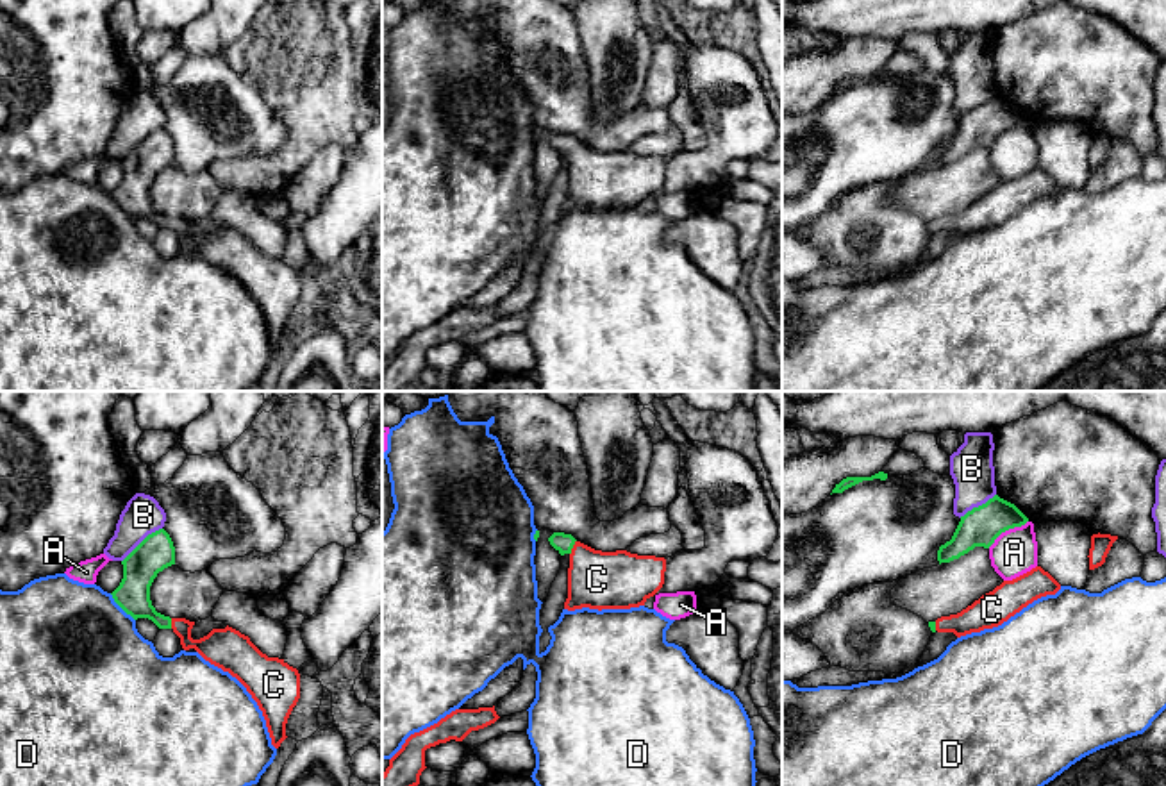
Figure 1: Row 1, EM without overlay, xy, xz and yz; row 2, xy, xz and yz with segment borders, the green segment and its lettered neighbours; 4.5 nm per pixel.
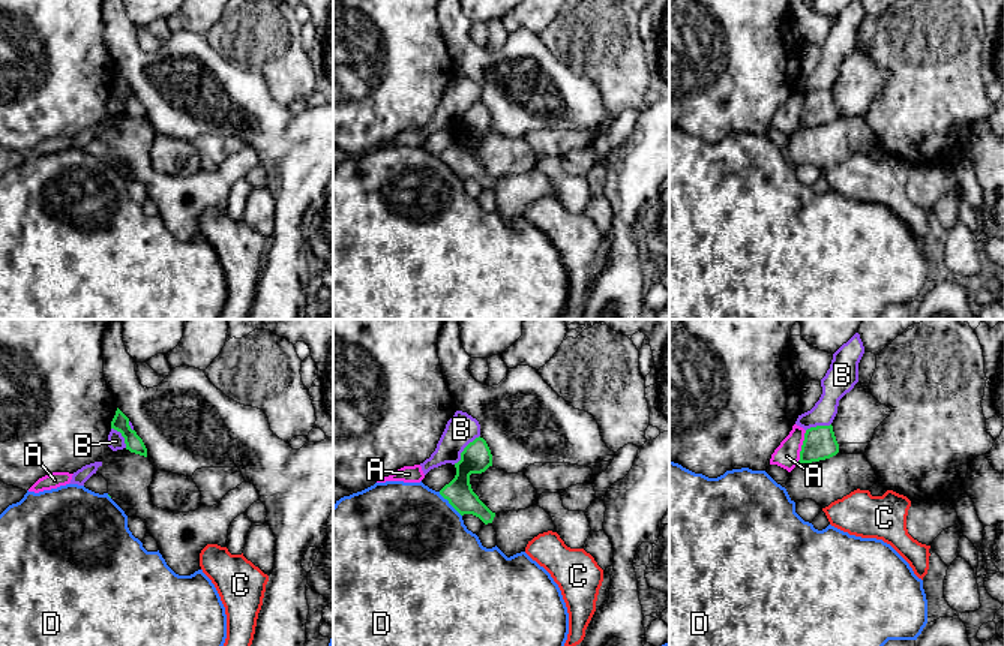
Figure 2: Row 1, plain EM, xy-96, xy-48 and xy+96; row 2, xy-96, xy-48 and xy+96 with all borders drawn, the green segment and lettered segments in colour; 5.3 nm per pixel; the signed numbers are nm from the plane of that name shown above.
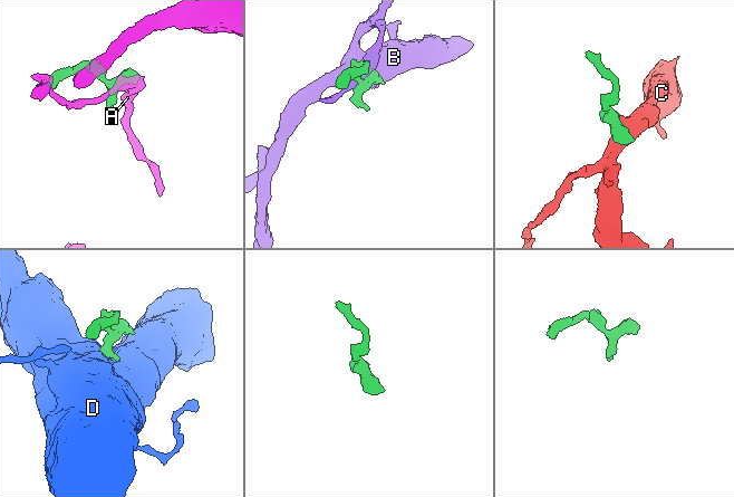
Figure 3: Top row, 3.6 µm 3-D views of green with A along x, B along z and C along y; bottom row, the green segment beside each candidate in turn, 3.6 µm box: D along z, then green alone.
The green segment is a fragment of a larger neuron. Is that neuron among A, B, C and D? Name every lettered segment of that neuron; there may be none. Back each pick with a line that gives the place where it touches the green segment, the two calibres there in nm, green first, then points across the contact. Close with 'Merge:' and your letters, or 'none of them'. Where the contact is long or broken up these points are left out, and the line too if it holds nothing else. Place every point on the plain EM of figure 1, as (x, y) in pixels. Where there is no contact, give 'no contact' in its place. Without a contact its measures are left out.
C: meets green in xz at (572, 147); 90 nm thick on the green side, 260 nm on the other; runs through xz (561, 142), (572, 147), (597, 179)
Merge: C

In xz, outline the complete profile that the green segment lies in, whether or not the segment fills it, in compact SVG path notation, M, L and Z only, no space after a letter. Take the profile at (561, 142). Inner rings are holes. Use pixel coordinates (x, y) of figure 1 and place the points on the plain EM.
M554 132L548 141L561 155L570 155L568 211L639 207L664 184L664 157L602 152L564 132Z

